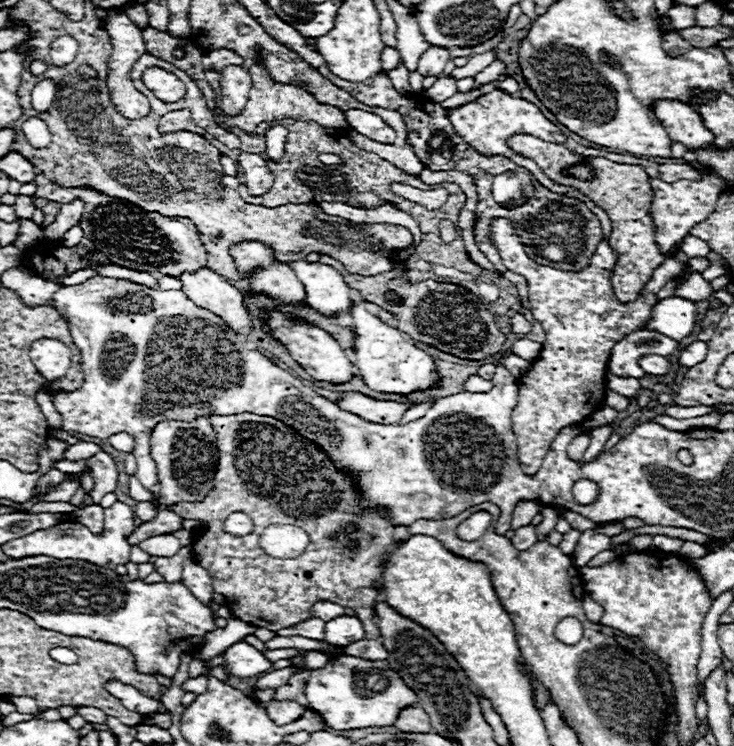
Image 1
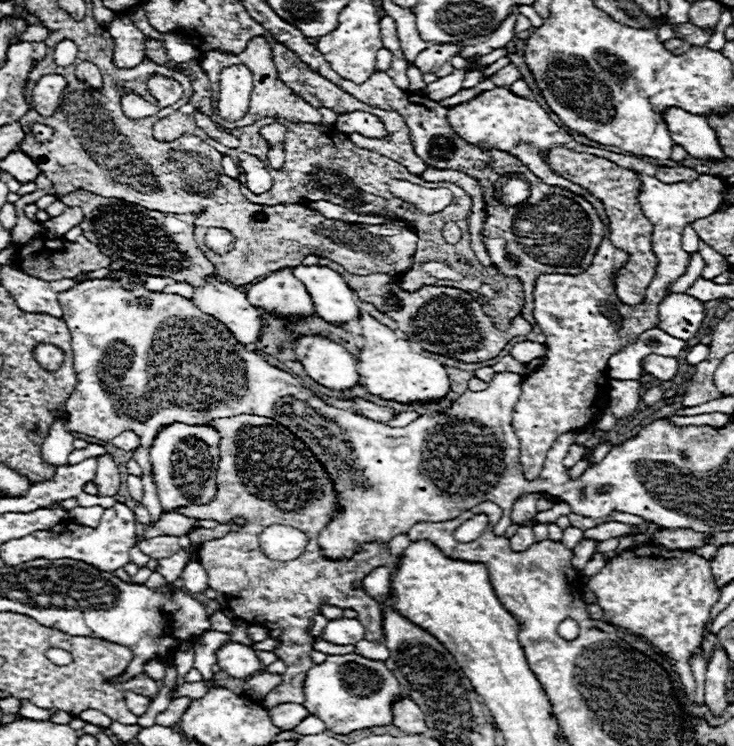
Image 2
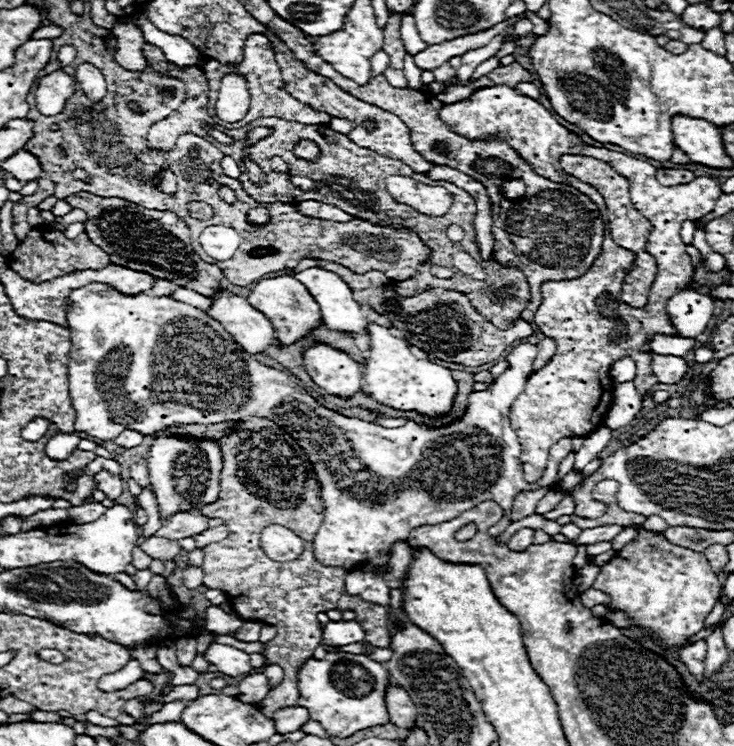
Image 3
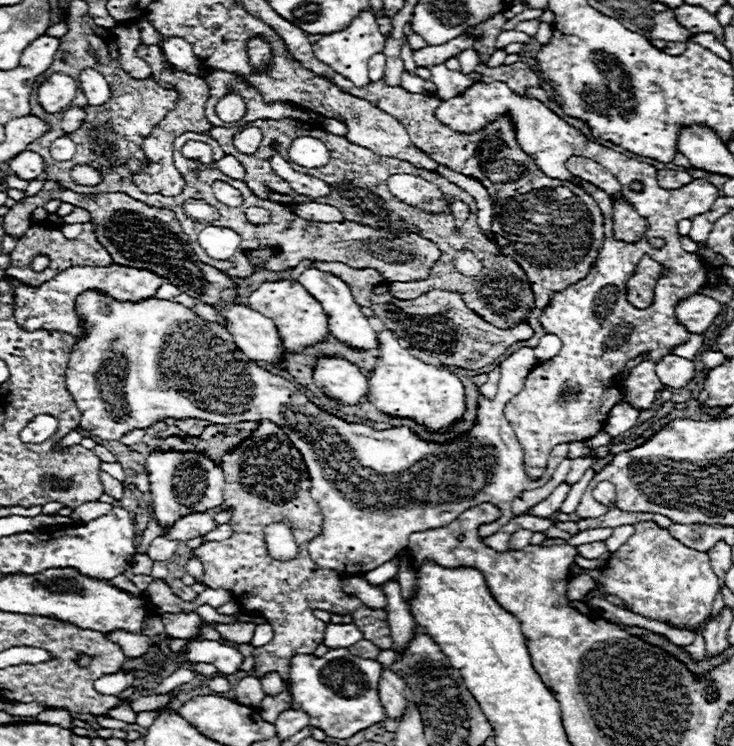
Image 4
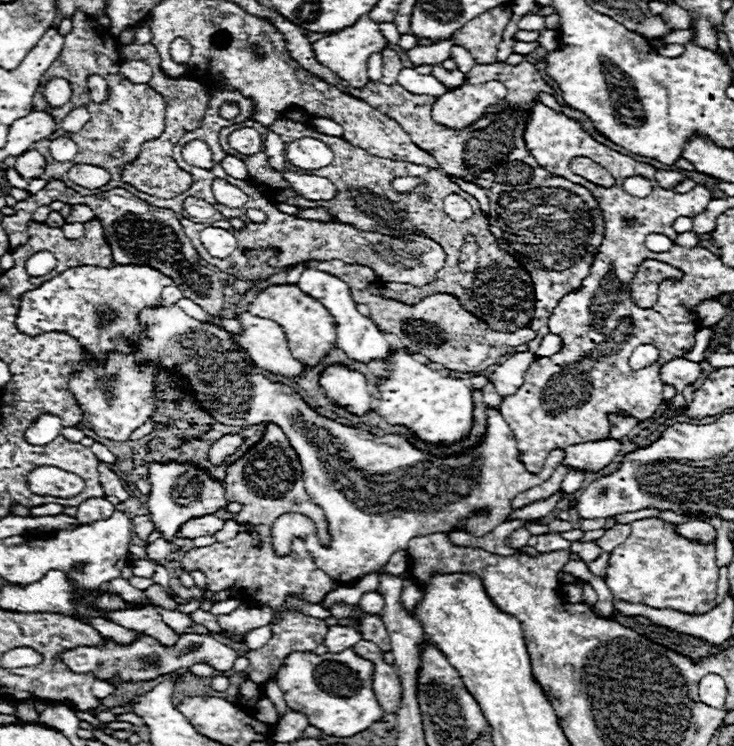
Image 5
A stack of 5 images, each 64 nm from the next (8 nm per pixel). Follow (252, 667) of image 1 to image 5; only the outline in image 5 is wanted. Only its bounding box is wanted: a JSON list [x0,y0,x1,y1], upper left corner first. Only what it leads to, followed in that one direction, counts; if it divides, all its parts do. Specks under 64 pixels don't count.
[64,634,238,680]

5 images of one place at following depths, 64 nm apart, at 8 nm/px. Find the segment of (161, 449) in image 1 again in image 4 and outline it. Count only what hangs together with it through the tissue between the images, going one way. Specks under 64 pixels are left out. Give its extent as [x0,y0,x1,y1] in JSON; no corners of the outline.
[146,452,222,526]

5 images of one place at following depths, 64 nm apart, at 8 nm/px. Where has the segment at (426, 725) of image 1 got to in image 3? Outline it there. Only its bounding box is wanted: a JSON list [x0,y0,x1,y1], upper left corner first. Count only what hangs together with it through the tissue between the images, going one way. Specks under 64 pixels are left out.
[386,684,420,730]

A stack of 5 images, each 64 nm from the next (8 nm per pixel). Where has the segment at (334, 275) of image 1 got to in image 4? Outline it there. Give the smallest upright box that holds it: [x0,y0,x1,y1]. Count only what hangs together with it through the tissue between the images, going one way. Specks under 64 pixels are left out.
[298,268,378,348]

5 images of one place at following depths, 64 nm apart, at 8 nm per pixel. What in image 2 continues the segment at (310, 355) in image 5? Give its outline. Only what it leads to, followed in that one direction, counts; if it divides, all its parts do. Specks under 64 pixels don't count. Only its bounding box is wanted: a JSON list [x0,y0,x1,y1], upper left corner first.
[246,268,316,320]

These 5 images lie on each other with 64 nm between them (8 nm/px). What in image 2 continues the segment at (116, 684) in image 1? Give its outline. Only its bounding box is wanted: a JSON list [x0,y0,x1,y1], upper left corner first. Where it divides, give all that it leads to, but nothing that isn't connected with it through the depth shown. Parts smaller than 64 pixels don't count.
[124,692,152,716]

